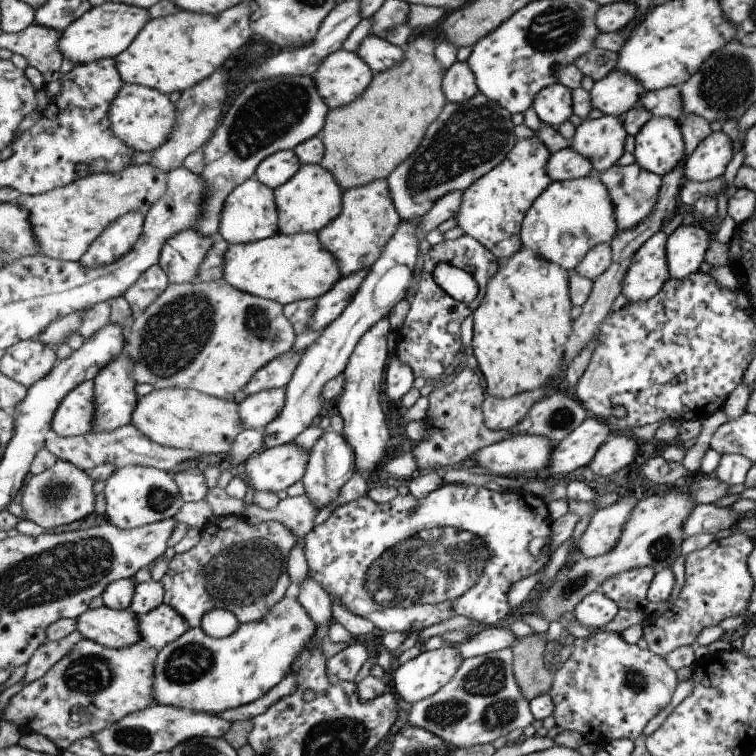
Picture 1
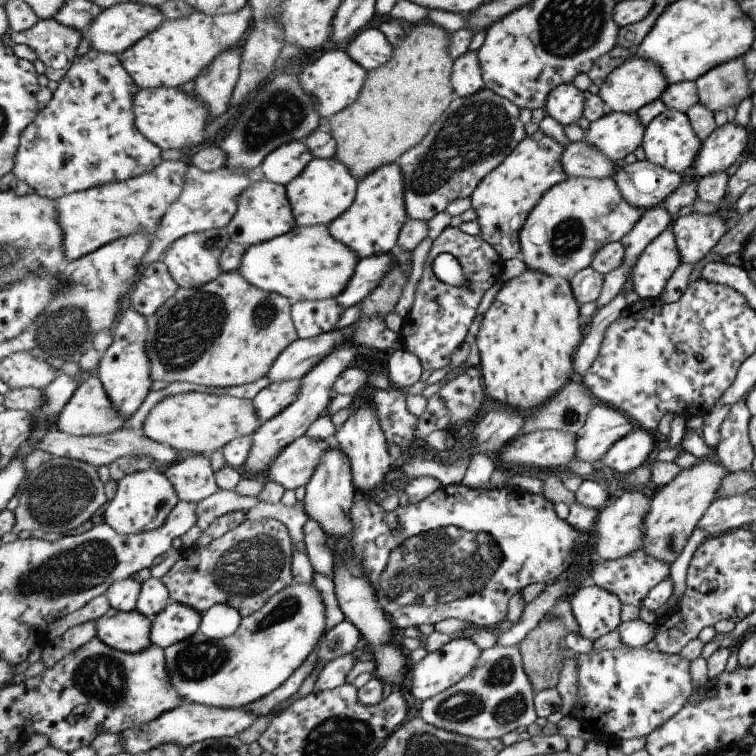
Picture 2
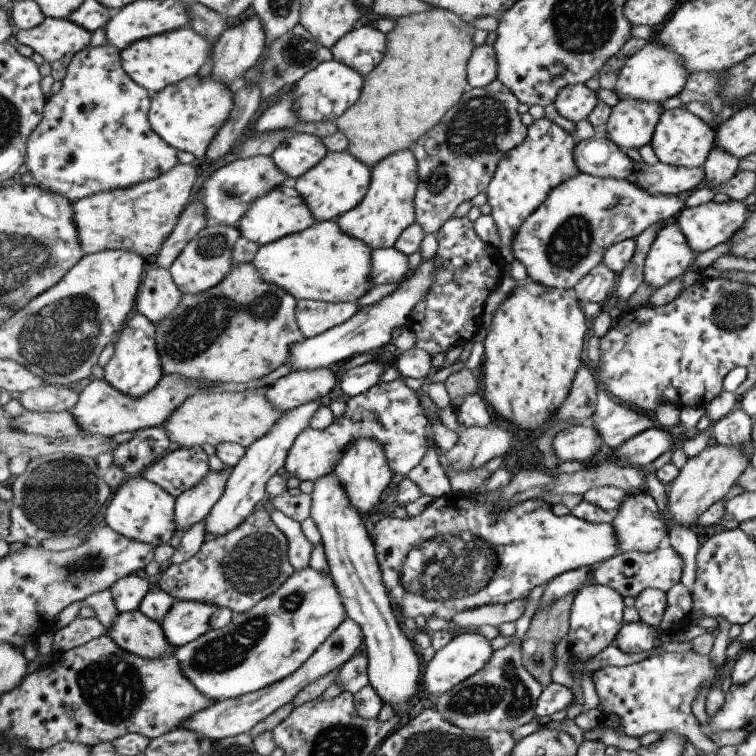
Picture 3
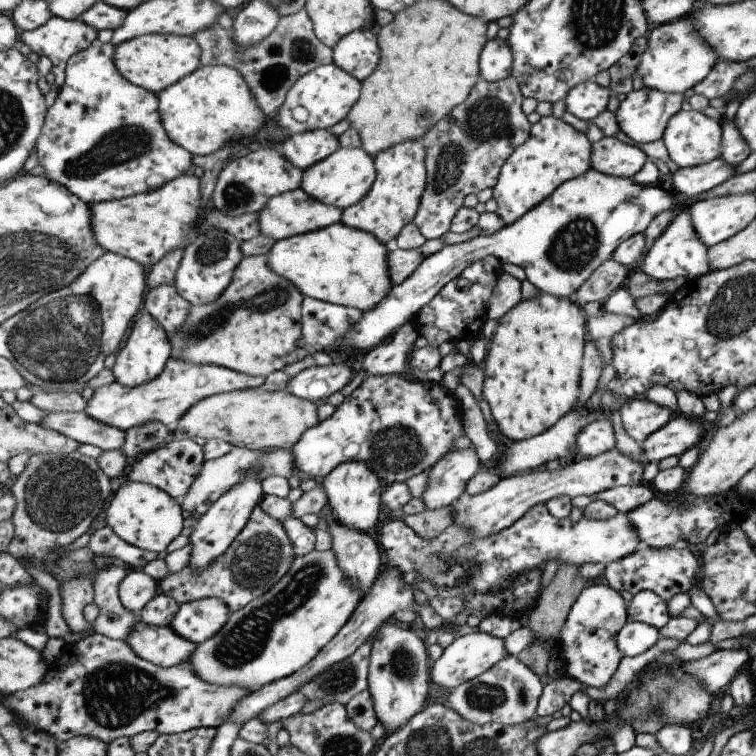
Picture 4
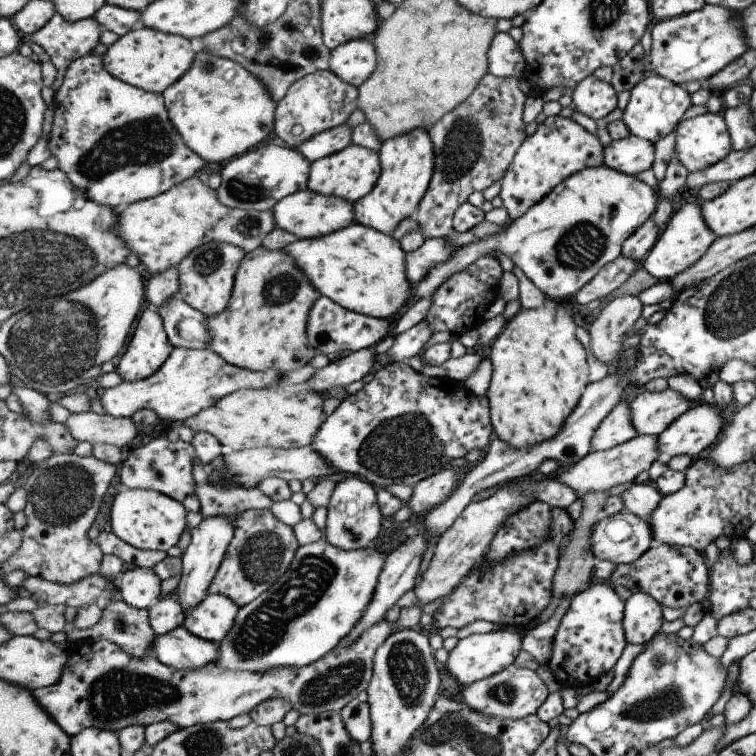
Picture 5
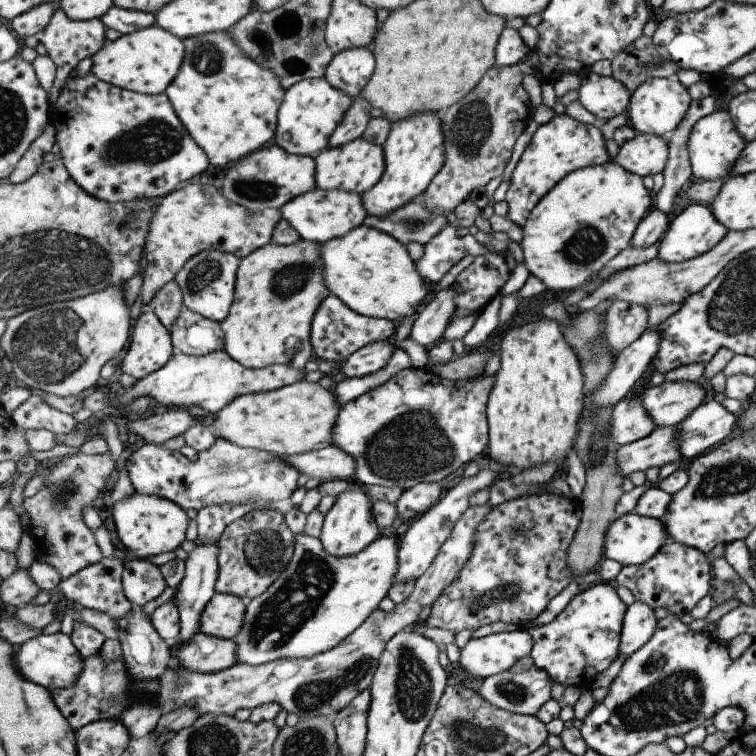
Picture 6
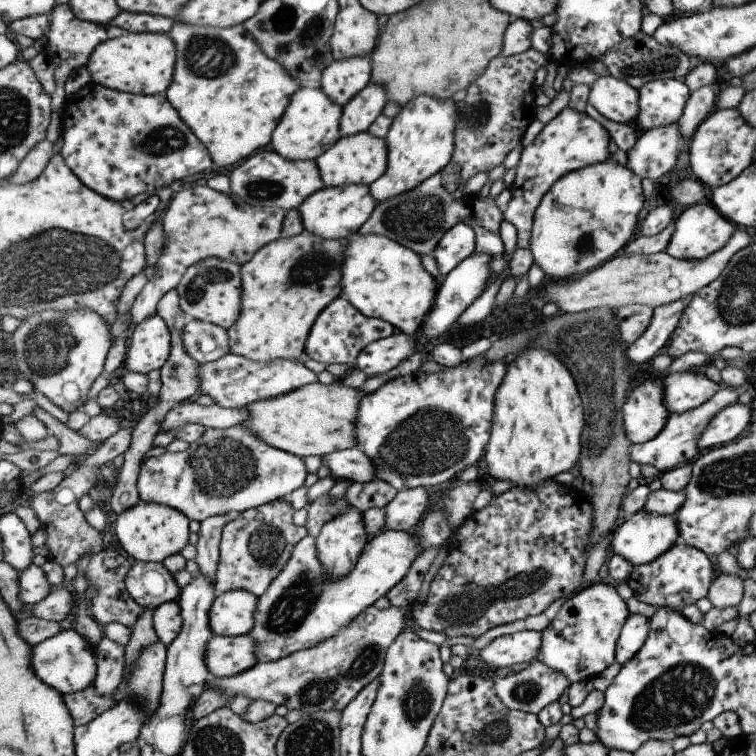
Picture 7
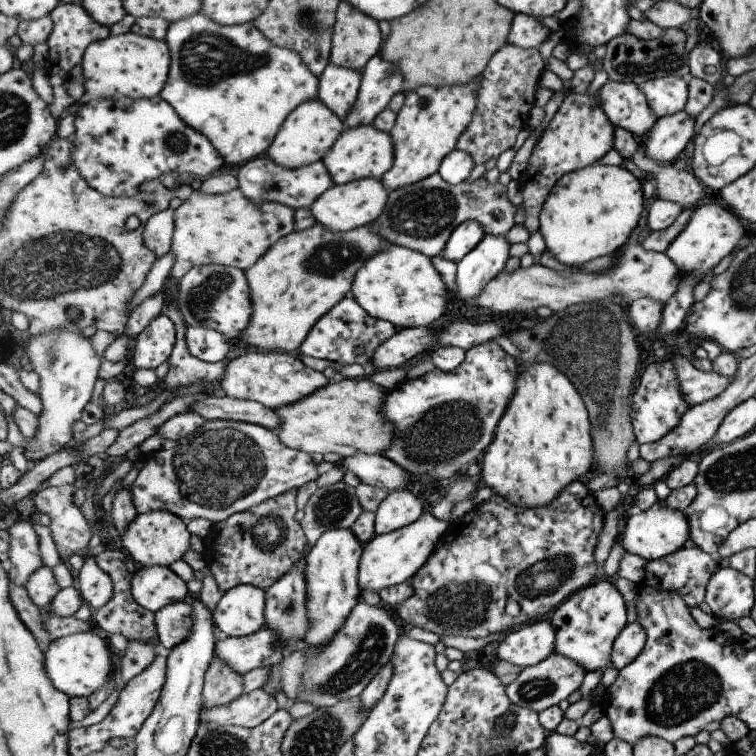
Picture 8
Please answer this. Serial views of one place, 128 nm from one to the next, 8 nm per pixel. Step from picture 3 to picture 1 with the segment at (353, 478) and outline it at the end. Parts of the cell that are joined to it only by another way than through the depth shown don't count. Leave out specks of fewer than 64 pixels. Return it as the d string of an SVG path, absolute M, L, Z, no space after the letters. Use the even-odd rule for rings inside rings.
M383 318L357 345L349 366L345 369L345 390L343 396L335 403L340 416L343 418L343 435L345 440L356 450L357 473L365 479L374 472L377 473L379 462L387 454L387 442L389 442L389 427L387 426L387 416L383 412L381 404L381 382L386 378L387 362L389 358L389 334L392 331L389 318Z

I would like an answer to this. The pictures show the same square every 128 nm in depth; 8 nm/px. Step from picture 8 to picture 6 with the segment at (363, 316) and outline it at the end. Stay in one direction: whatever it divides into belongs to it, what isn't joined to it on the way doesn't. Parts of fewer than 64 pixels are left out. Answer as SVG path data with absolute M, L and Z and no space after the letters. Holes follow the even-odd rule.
M330 295L317 310L312 325L312 346L317 360L330 362L335 368L344 364L355 352L372 343L393 341L398 323L388 319L367 317L355 312L338 297Z

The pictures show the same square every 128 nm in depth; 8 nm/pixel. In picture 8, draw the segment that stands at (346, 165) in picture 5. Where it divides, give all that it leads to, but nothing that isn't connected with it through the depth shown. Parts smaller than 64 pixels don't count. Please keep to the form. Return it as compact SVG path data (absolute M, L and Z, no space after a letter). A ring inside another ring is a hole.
M364 125L358 128L347 128L336 141L336 146L333 146L333 149L324 157L323 162L335 180L335 184L343 185L369 178L381 180L389 170L392 170L395 160L395 142L391 134L378 130L374 125Z

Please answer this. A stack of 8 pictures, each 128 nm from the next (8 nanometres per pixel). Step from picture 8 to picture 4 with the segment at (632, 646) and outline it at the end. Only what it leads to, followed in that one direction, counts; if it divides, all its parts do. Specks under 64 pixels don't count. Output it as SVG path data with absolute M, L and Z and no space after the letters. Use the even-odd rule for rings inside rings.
M642 590L633 595L631 605L628 607L628 615L633 622L649 624L656 629L660 629L670 619L666 602L649 590Z

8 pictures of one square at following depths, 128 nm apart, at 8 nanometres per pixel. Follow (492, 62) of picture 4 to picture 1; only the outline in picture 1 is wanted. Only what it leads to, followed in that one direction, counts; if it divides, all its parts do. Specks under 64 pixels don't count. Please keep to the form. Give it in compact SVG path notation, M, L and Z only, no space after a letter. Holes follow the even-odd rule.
M457 61L445 73L444 90L447 94L448 102L467 102L480 92L477 86L477 78L473 70L469 68L466 61Z

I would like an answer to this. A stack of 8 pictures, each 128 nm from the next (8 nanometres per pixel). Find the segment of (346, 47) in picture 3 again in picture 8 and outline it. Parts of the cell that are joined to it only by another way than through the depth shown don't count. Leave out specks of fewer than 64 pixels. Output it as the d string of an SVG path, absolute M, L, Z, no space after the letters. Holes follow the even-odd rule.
M331 63L321 77L318 98L334 114L345 120L357 103L363 78L359 70Z

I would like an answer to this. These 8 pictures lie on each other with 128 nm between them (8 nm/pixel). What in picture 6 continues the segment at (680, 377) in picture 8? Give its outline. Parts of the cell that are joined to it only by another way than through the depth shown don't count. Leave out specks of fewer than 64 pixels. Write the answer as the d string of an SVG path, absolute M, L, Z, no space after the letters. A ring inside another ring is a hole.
M664 381L648 388L641 396L644 408L655 427L675 427L684 420L705 396L697 383Z

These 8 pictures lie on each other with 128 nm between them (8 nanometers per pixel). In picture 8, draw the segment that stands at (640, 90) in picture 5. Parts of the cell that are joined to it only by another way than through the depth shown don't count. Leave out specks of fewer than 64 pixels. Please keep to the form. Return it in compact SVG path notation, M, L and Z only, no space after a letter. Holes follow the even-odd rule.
M680 76L649 80L643 86L643 92L657 119L680 113L688 101L687 81Z

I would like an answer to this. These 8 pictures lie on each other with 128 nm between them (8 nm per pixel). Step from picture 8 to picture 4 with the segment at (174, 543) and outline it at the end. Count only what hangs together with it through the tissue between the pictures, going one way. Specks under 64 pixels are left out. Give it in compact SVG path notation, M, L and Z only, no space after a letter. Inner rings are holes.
M127 480L109 502L106 524L133 546L146 551L165 552L177 536L187 533L183 528L183 509L181 501L173 498L168 492L150 484Z

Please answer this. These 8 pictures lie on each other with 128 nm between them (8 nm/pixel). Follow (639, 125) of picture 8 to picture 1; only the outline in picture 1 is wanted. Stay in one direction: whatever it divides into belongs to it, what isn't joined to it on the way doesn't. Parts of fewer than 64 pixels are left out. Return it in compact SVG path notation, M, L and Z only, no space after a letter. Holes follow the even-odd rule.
M552 84L537 94L532 108L537 110L543 122L558 127L563 122L570 121L575 115L573 110L573 92L564 84Z

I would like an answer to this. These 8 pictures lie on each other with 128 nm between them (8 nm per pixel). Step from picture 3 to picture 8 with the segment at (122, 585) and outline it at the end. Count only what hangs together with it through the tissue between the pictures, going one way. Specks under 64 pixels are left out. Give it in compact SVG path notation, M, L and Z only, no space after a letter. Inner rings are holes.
M162 565L139 568L132 581L132 594L138 604L155 614L168 605L186 601L192 597L187 588L187 582L175 574L170 567Z

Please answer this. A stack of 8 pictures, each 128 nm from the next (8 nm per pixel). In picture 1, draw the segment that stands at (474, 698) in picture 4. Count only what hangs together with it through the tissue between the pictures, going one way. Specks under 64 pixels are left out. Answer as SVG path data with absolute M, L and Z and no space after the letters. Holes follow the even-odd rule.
M512 648L465 659L464 664L457 670L456 678L453 678L443 690L411 705L407 725L423 727L457 748L489 744L495 742L497 738L501 739L511 734L513 730L527 728L533 724L536 716L532 712L529 698L525 696L520 683L517 682L515 661Z

